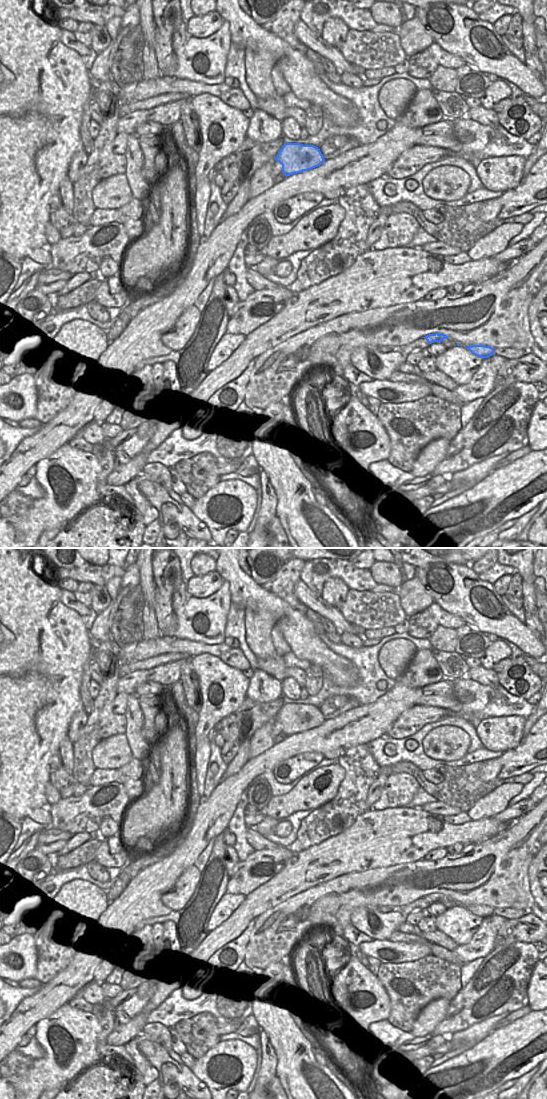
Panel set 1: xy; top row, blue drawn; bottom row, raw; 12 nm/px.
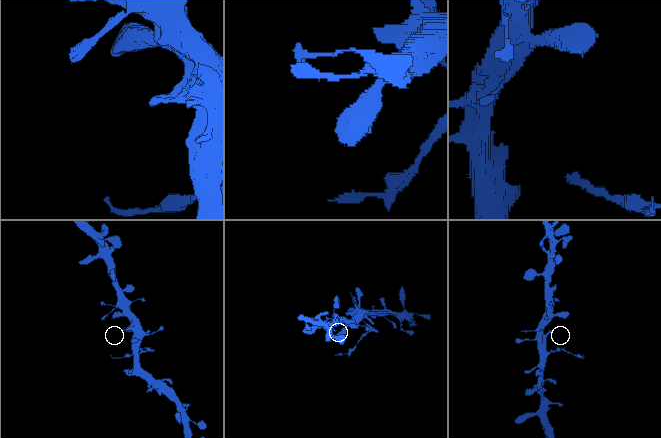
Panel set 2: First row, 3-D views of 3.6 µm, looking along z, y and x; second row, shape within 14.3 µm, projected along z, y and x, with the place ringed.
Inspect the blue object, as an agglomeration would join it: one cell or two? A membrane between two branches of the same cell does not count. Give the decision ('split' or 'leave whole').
split

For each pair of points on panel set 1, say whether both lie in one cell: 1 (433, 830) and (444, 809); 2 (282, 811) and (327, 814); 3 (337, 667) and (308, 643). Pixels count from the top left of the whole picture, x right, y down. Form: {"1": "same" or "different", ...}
{"1": "different", "2": "different", "3": "same"}

